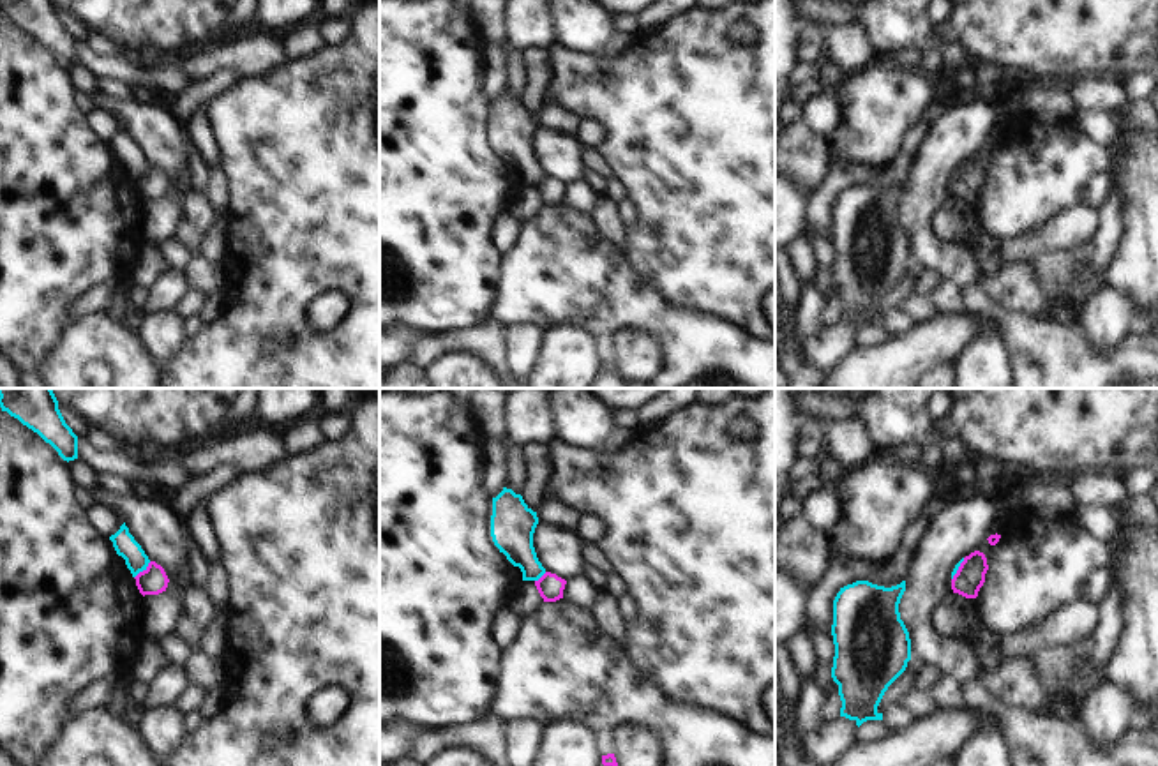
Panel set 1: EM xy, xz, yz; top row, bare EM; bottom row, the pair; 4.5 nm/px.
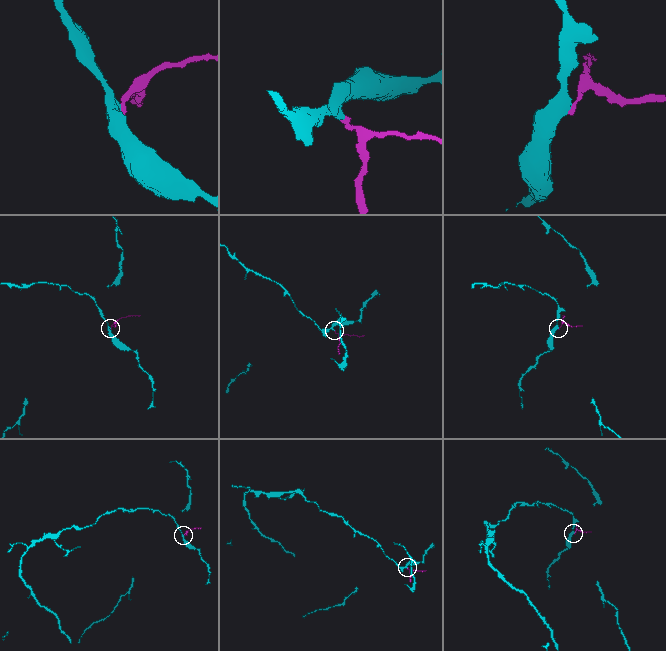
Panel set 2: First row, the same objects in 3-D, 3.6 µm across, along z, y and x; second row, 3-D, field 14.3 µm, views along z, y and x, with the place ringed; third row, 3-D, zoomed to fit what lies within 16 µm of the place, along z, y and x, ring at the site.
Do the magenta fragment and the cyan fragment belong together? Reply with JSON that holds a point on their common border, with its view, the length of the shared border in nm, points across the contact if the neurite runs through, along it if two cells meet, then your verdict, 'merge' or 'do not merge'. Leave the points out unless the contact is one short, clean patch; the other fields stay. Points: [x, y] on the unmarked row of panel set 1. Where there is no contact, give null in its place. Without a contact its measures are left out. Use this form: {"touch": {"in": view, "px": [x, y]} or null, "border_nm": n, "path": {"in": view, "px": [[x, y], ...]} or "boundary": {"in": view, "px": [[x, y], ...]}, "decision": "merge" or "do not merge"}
{"touch": {"in": "xy", "px": [143, 175]}, "border_nm": 110, "boundary": {"in": "xy", "px": [[150, 166], [135, 182]]}, "decision": "do not merge"}

